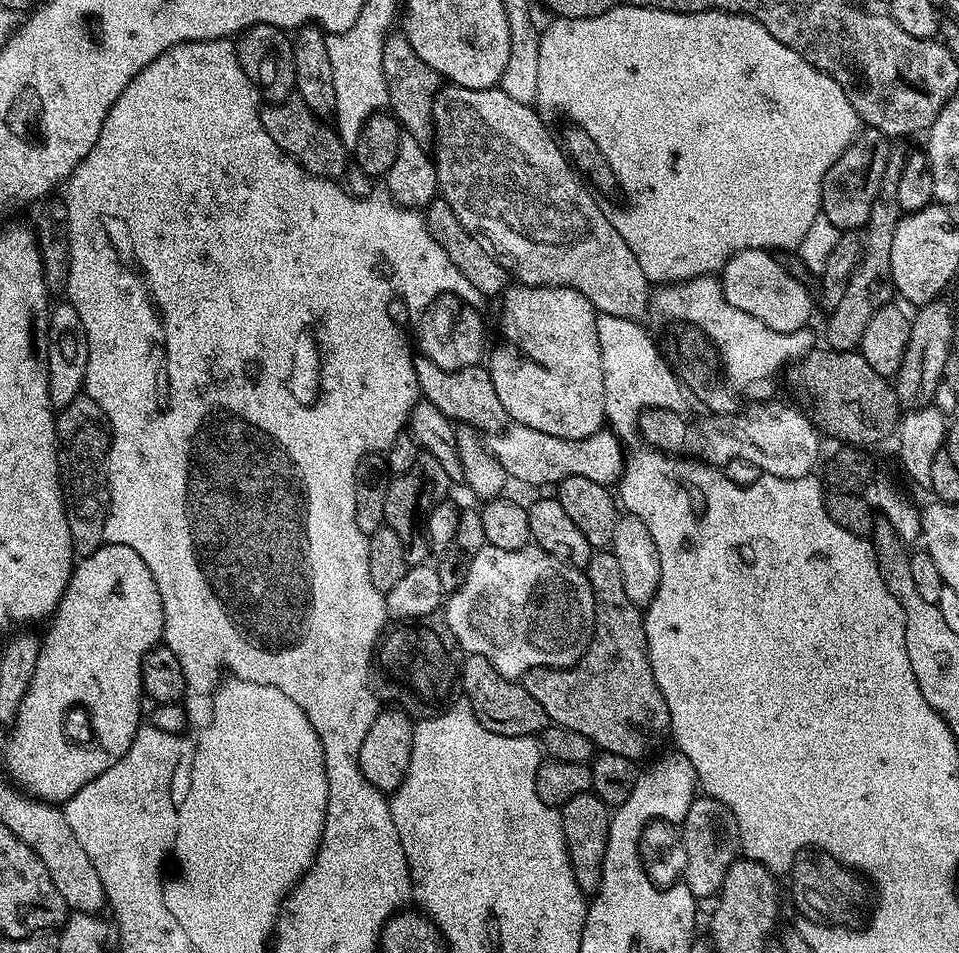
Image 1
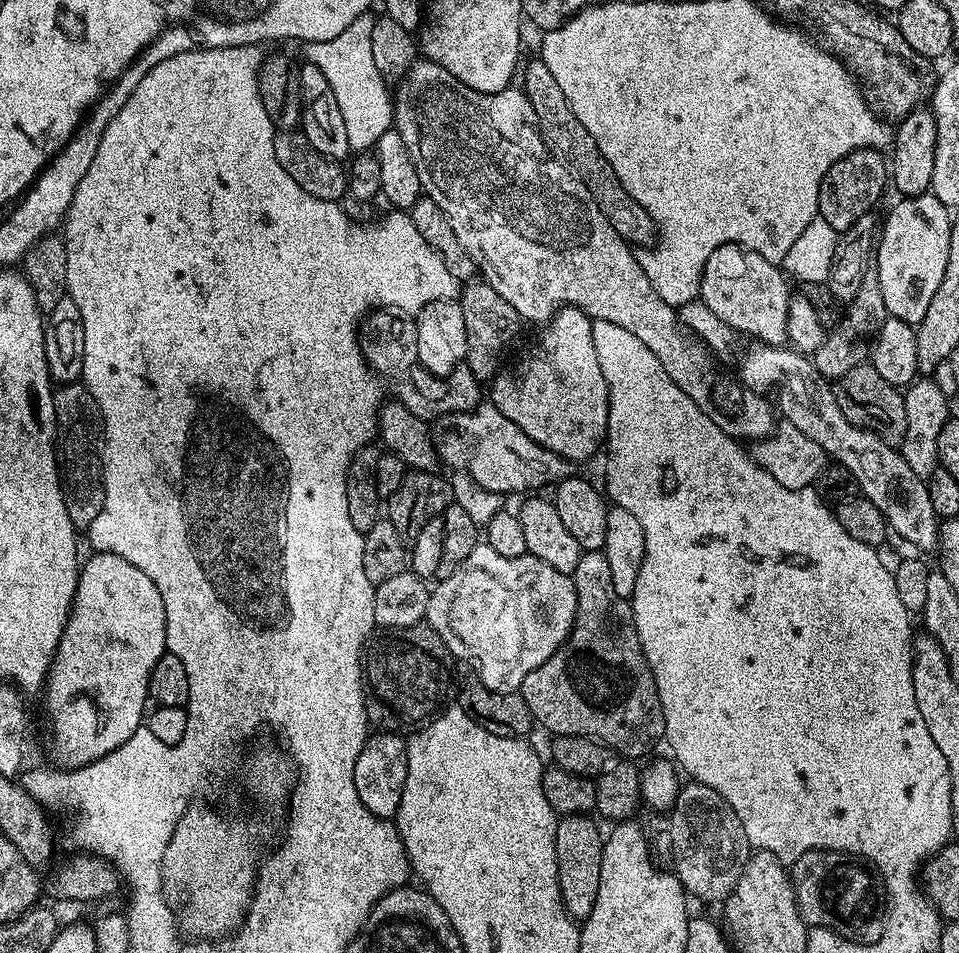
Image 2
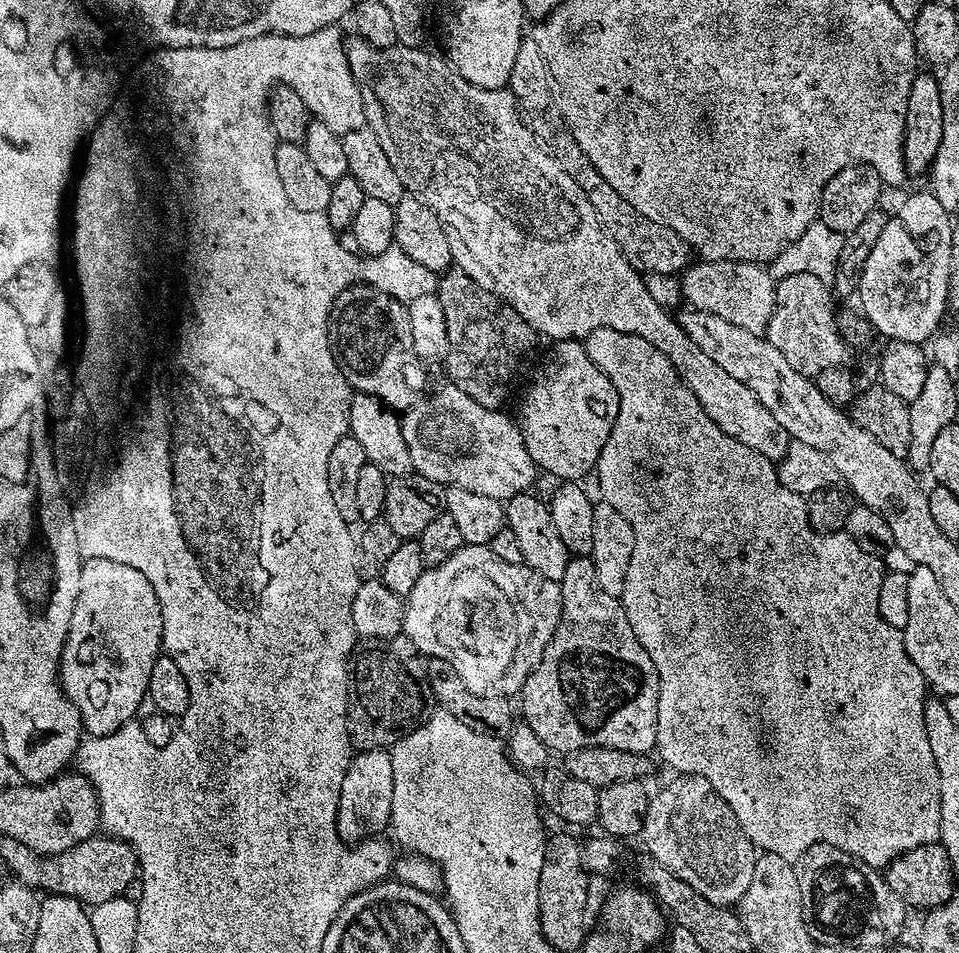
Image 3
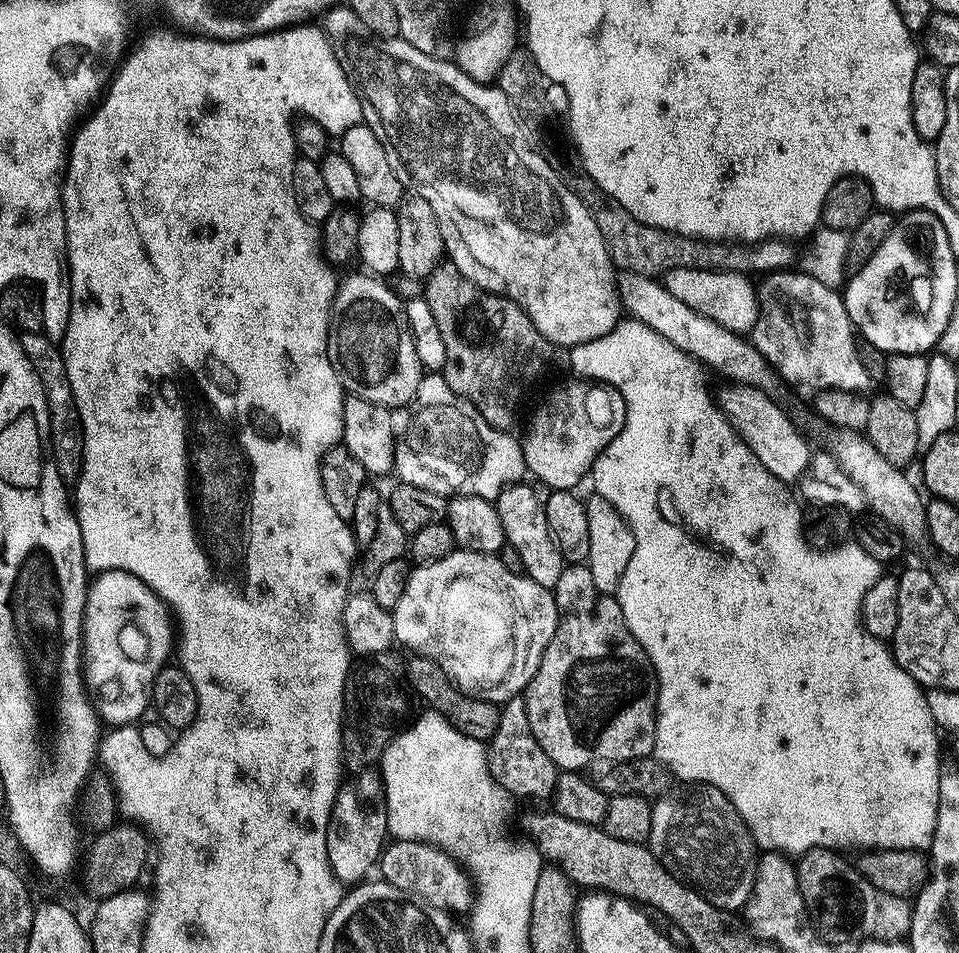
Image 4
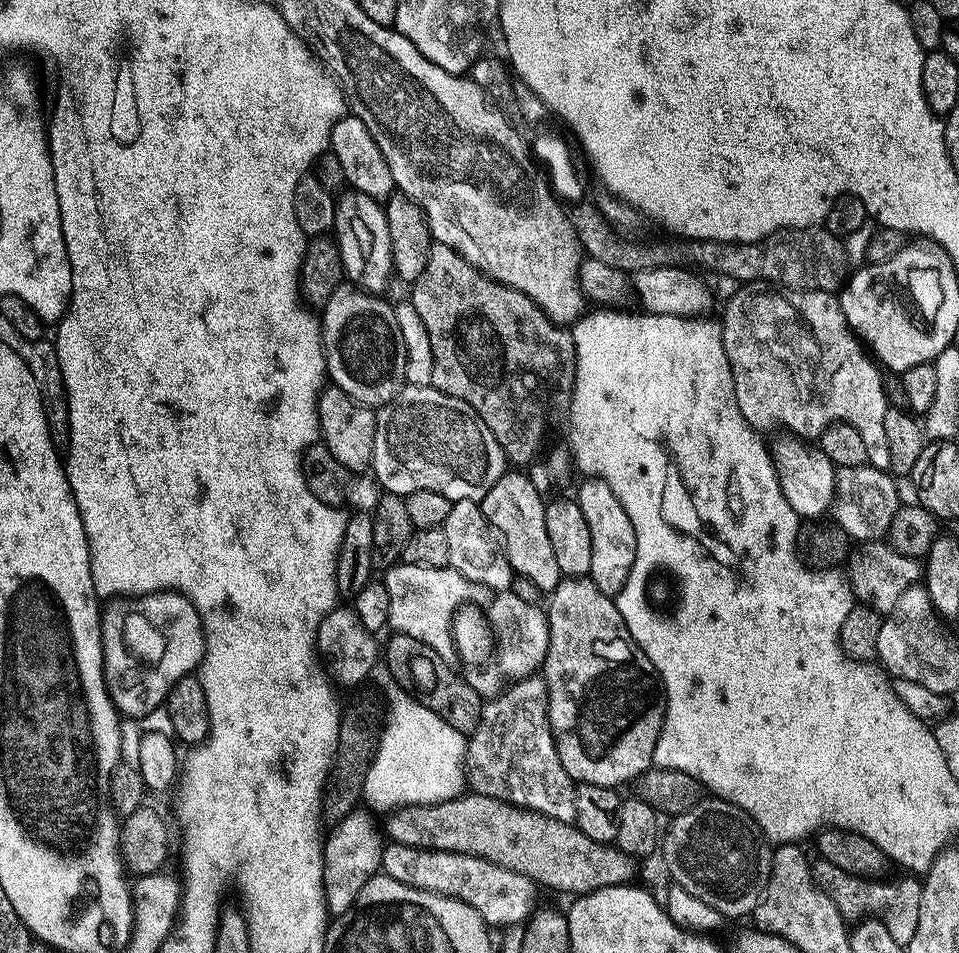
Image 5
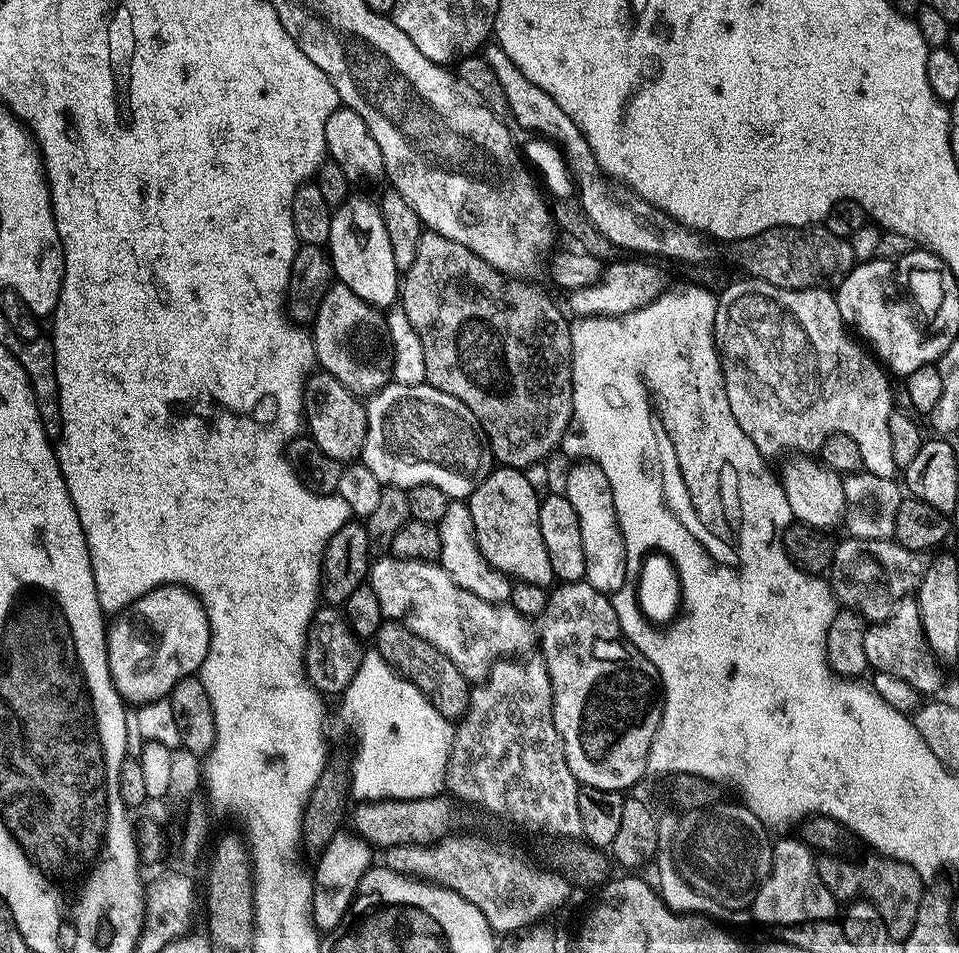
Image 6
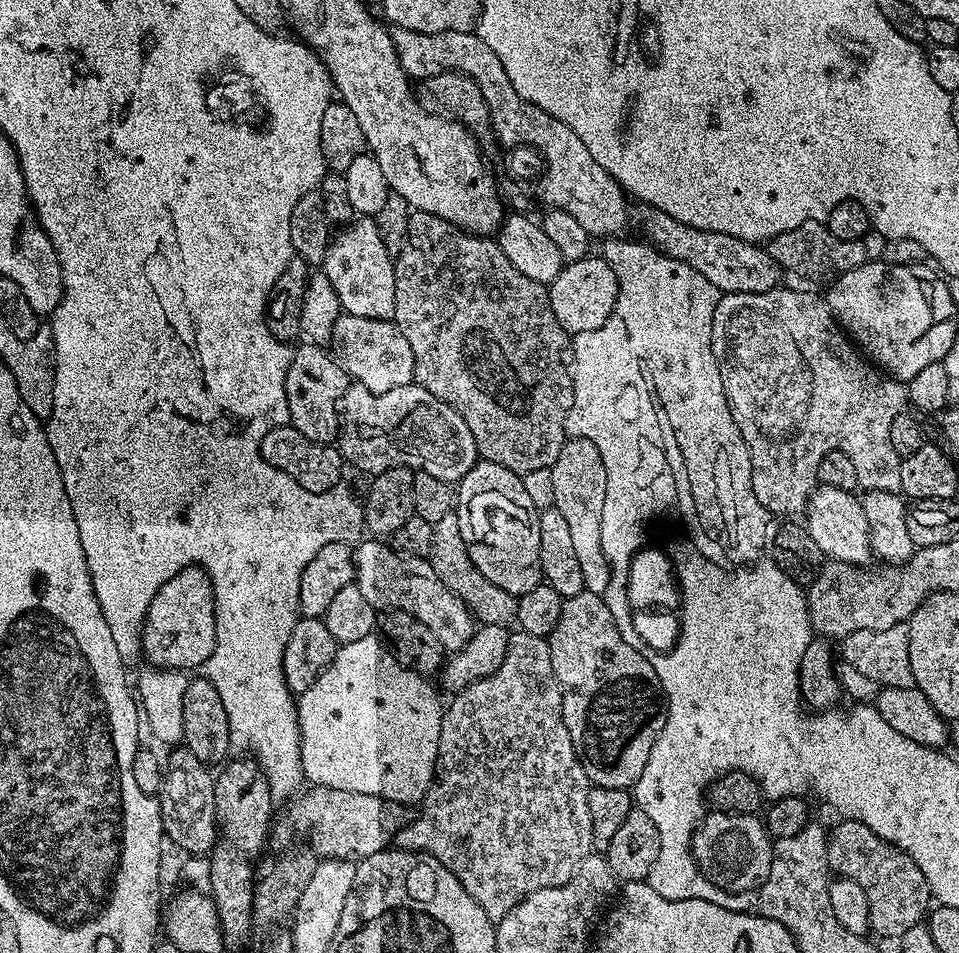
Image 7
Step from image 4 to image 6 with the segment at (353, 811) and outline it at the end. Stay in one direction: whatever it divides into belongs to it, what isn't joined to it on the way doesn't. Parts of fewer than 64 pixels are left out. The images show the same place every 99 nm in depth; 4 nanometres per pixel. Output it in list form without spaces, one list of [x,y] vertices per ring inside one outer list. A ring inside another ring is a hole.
[[[350,830],[337,832],[315,861],[314,887],[312,890],[312,922],[321,933],[333,932],[348,912],[348,907],[356,899],[356,891],[362,878],[373,867],[373,845]]]

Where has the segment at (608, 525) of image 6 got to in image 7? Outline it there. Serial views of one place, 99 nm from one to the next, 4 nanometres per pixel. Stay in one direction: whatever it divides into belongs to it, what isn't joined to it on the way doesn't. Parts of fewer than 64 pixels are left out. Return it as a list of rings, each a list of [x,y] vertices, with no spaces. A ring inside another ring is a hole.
[[[568,438],[551,469],[554,478],[554,507],[560,511],[562,518],[566,518],[572,545],[582,570],[582,582],[587,591],[603,596],[606,586],[610,584],[610,562],[602,544],[602,506],[606,502],[606,466],[602,466],[602,454],[598,454],[598,446],[594,446],[594,442],[583,438]]]

